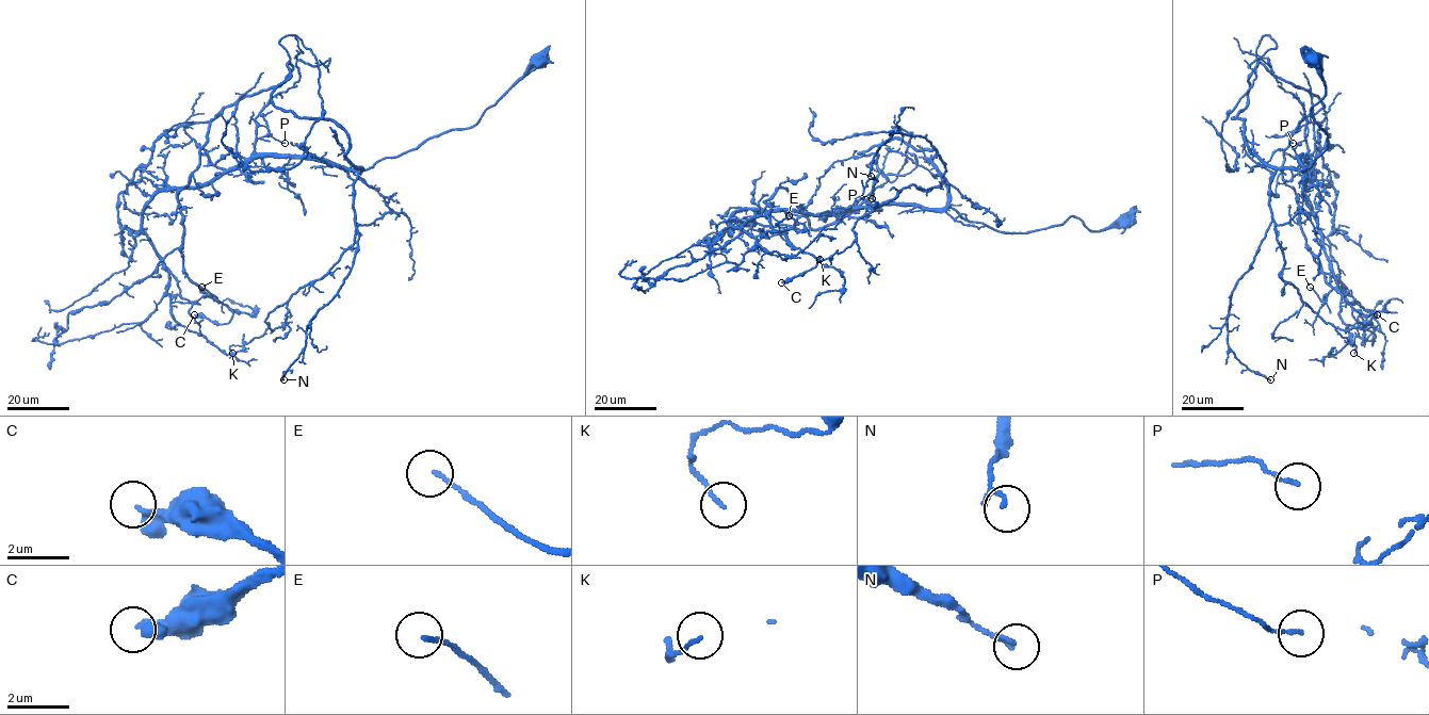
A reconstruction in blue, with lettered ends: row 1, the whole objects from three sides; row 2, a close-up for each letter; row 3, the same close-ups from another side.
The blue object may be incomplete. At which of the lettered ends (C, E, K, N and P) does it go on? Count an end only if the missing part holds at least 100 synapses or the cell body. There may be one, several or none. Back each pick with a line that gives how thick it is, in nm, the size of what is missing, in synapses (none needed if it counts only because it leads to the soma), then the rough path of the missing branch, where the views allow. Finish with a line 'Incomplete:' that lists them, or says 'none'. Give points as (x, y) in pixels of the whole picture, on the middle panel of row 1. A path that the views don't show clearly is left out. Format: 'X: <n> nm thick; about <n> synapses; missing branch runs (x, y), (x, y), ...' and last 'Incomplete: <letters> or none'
Incomplete: none

